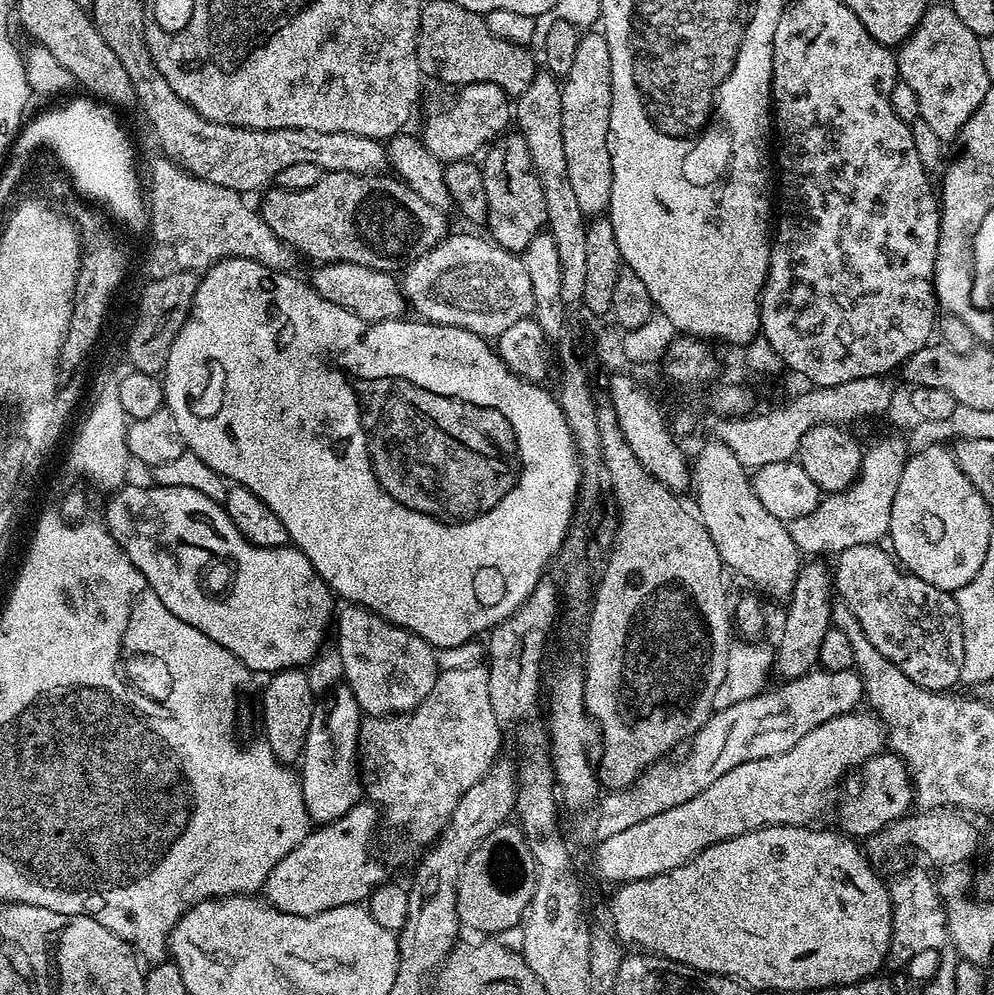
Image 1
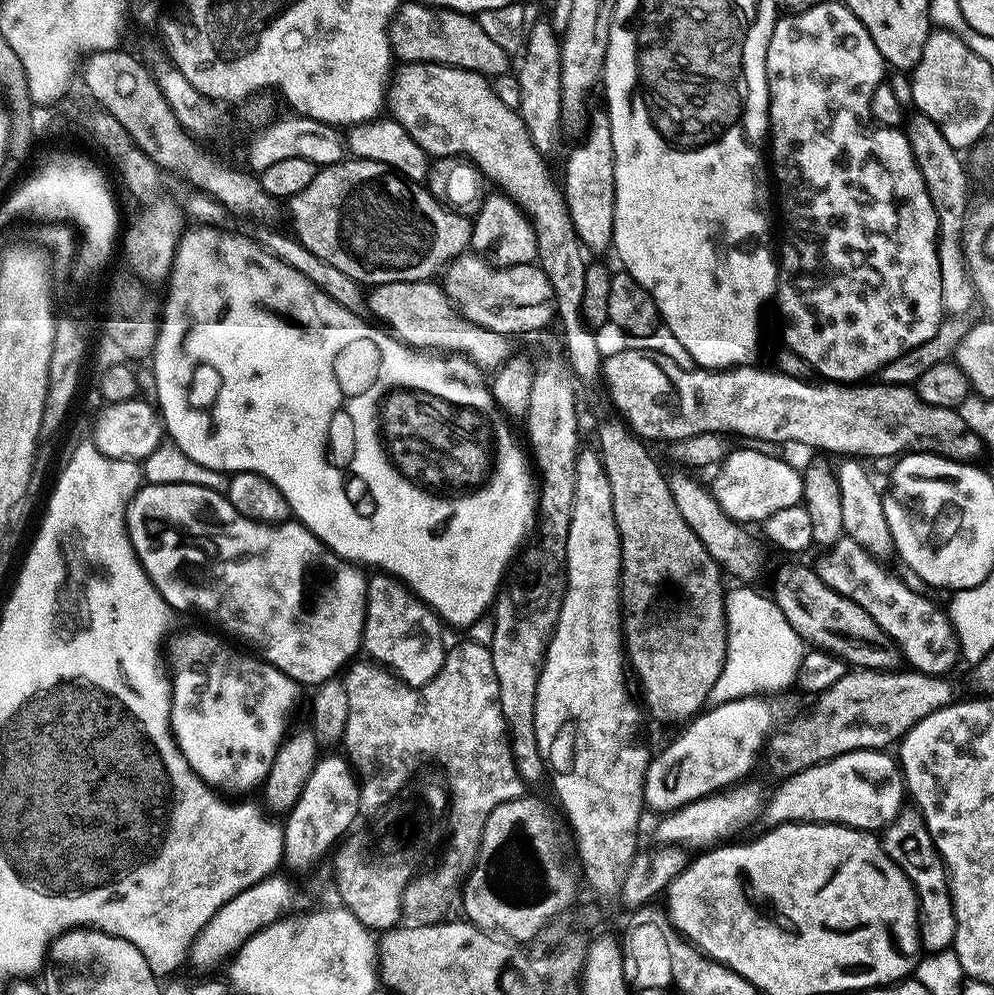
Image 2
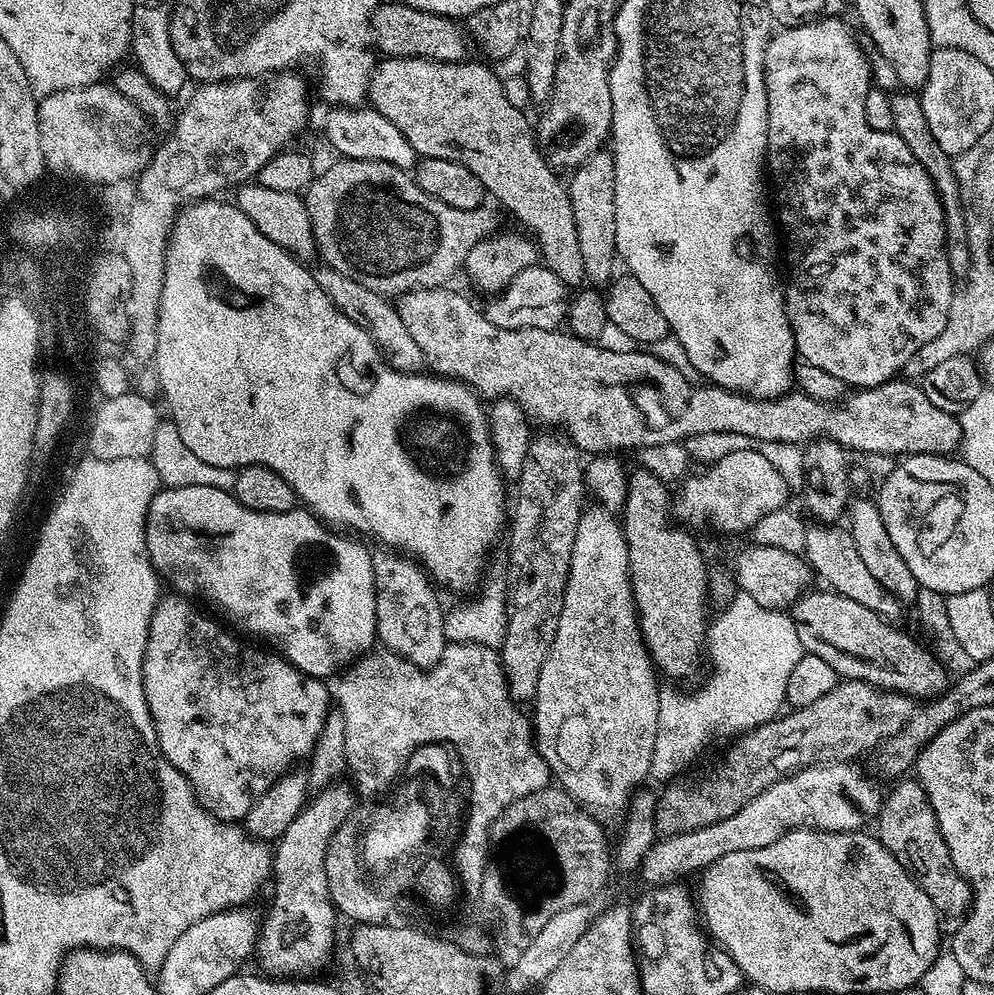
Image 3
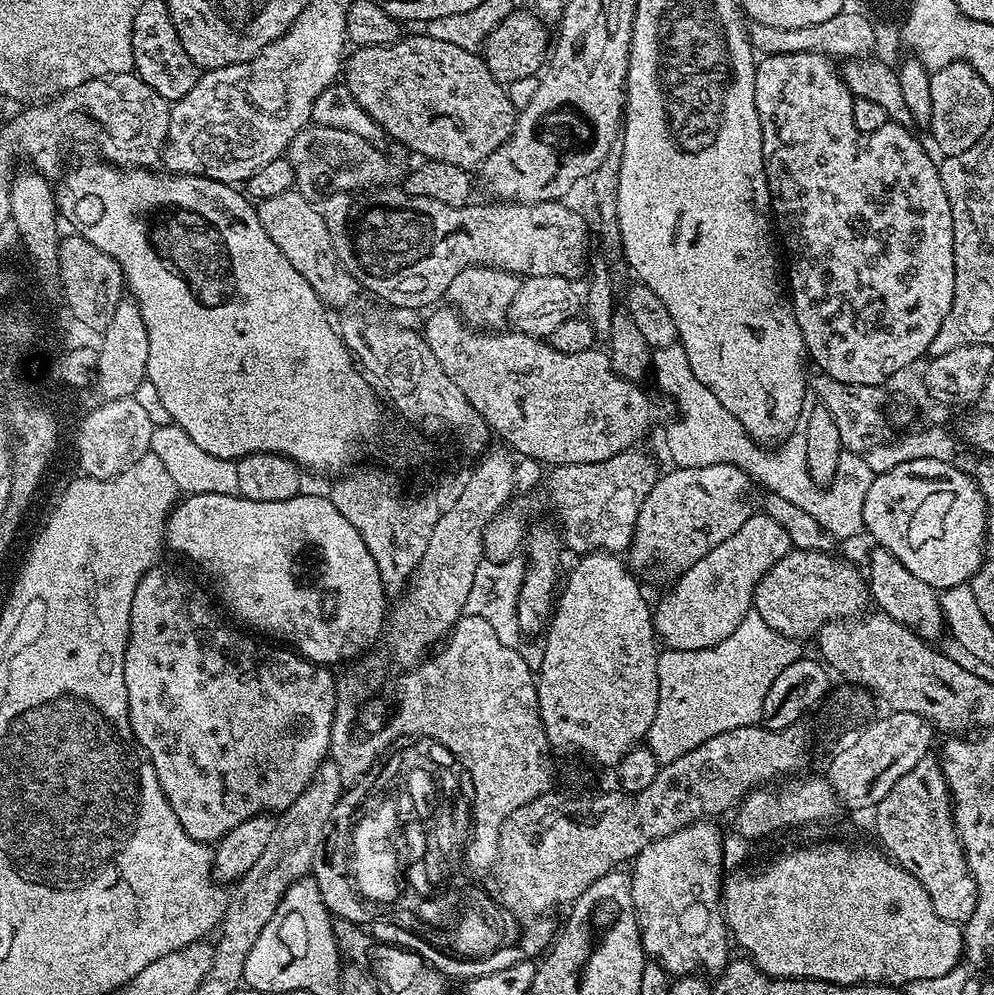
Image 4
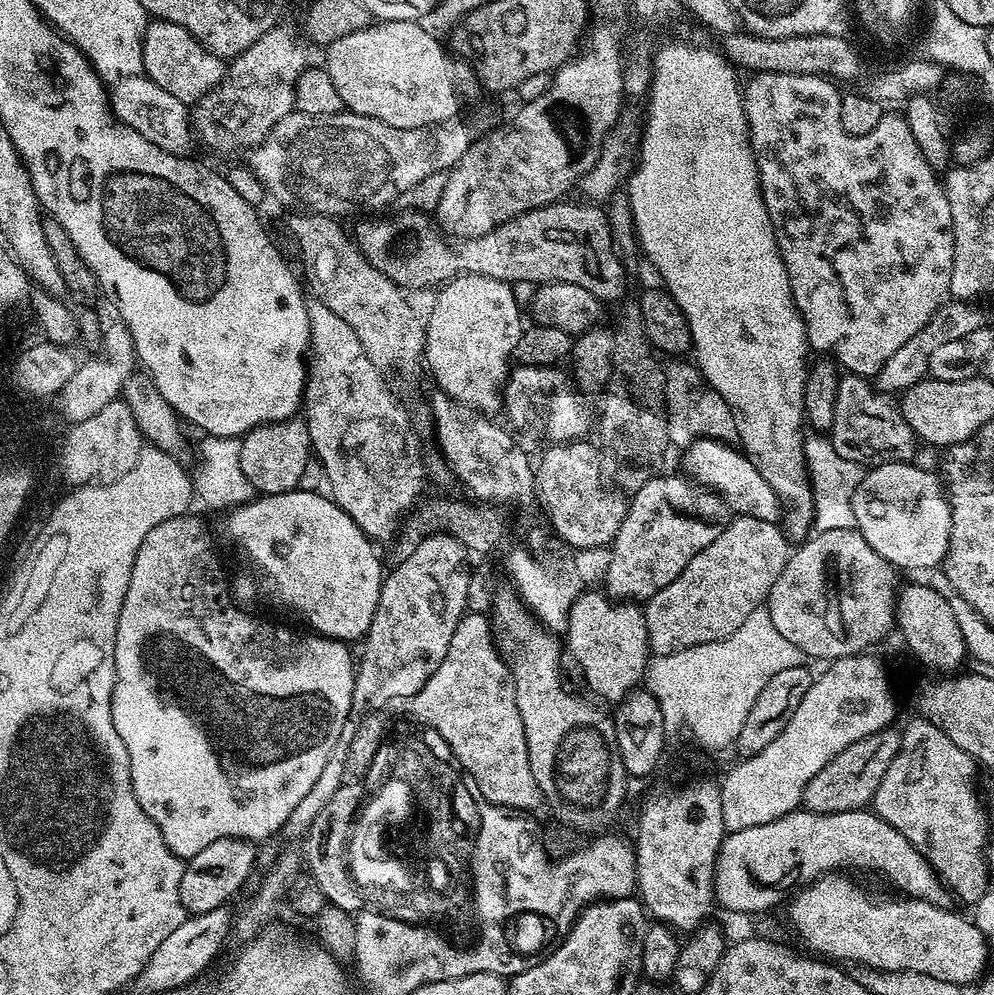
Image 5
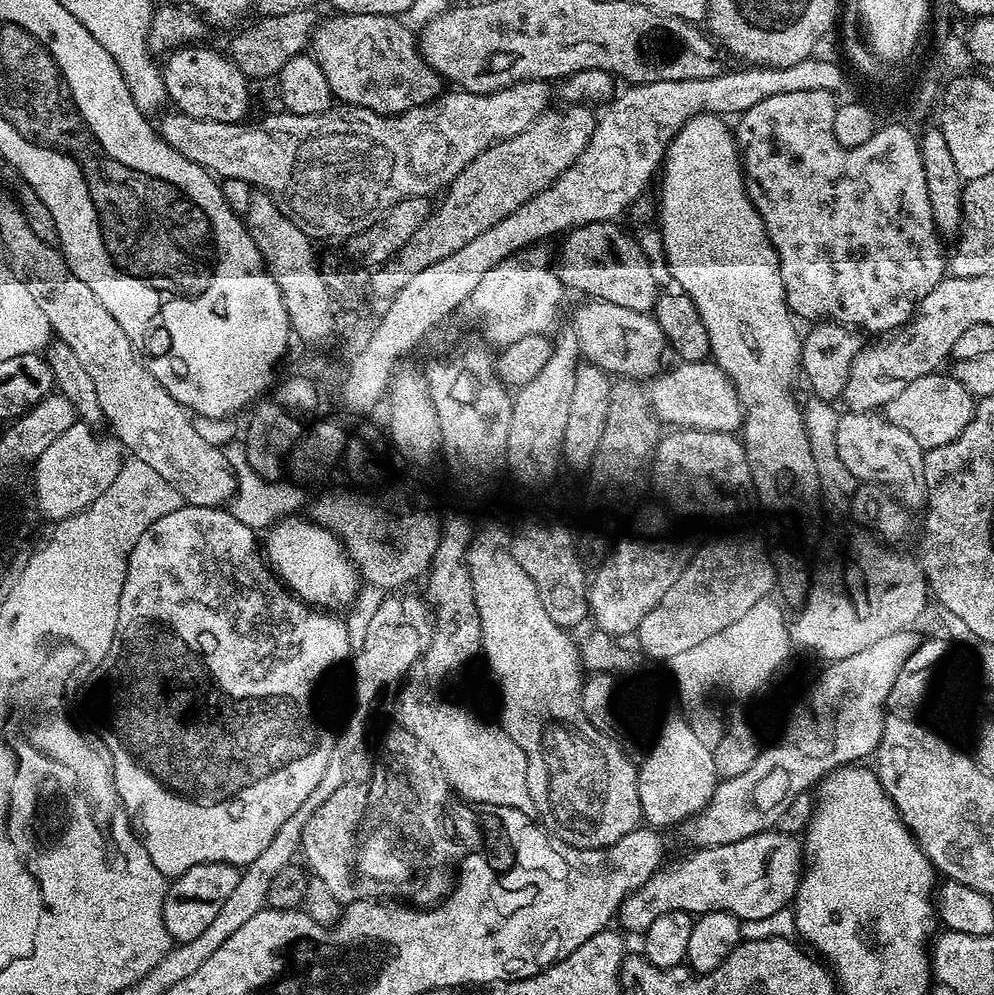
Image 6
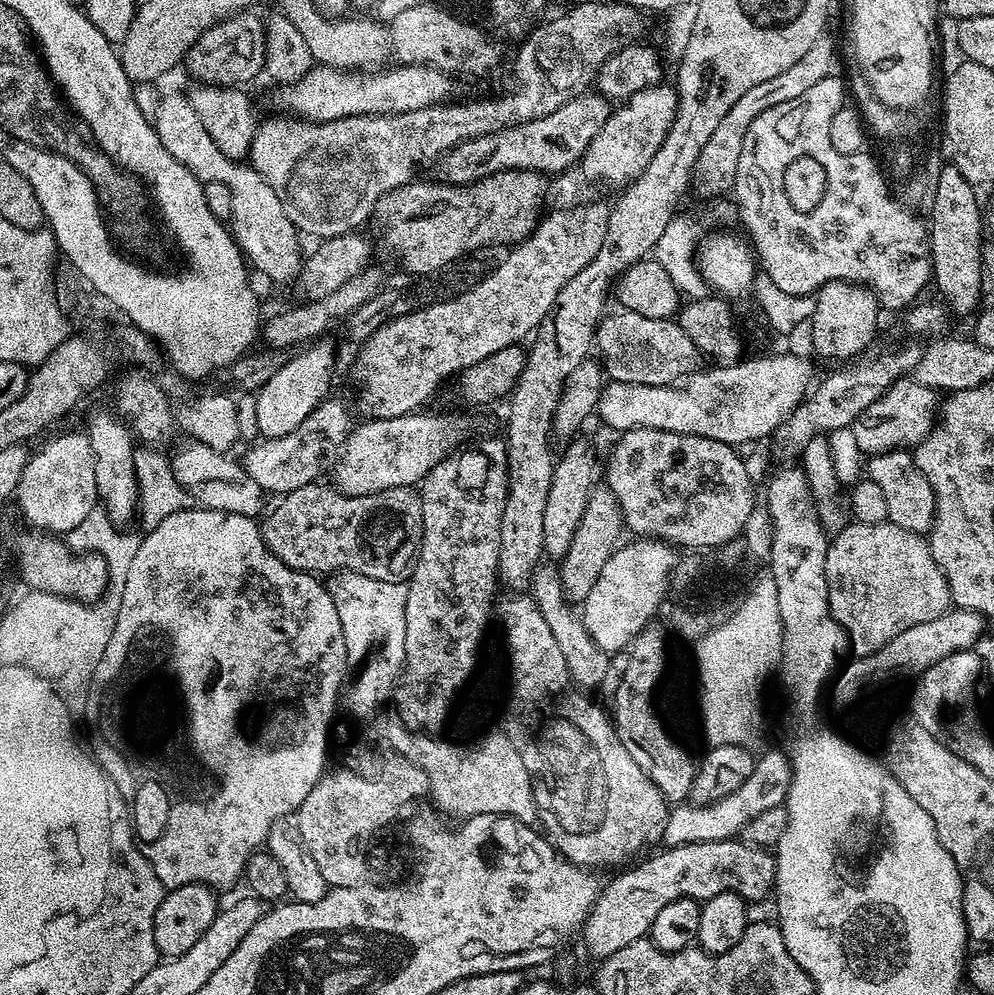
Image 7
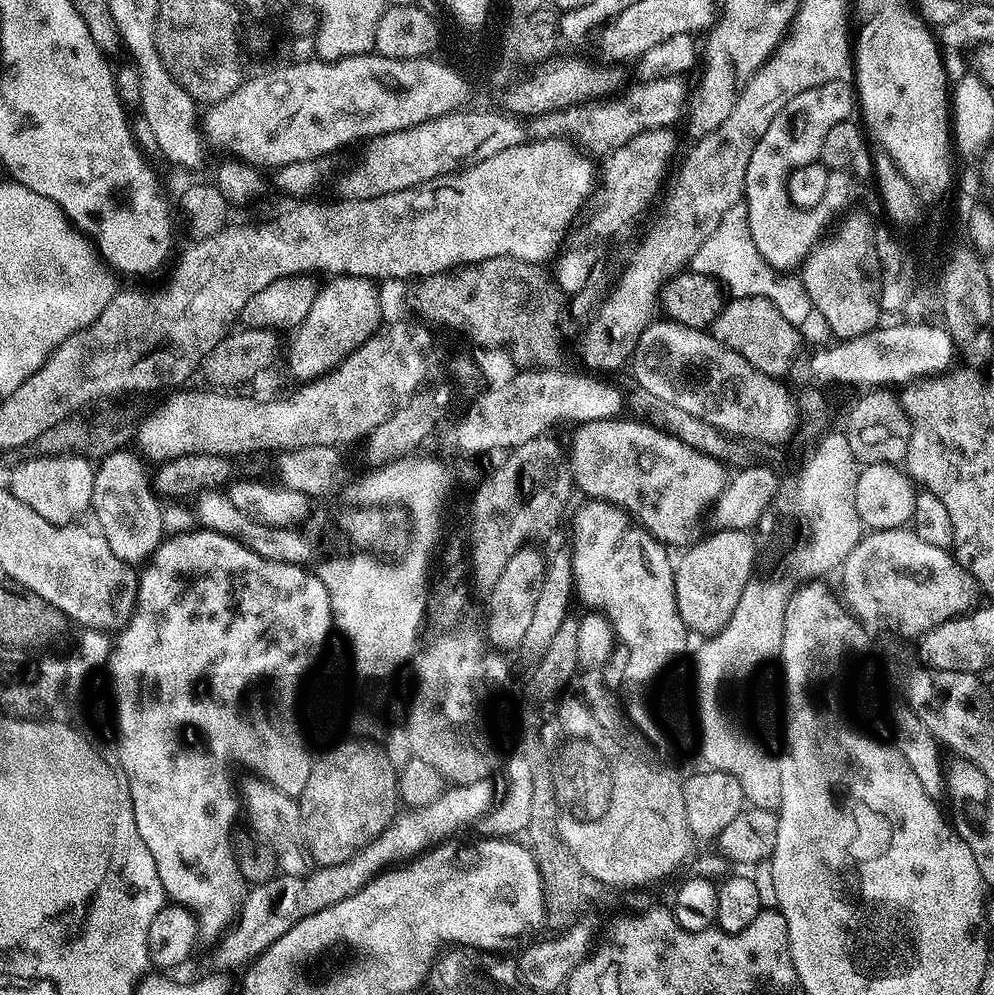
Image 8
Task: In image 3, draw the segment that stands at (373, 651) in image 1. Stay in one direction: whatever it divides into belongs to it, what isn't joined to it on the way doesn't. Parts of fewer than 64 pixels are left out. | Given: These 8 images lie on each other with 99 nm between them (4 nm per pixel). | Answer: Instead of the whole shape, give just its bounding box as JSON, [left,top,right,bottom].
[372,550,446,668]

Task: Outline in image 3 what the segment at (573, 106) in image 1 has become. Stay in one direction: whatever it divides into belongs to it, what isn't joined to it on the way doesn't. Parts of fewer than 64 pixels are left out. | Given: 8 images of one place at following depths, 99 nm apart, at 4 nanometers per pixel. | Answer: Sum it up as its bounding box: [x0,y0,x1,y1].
[566,150,618,286]

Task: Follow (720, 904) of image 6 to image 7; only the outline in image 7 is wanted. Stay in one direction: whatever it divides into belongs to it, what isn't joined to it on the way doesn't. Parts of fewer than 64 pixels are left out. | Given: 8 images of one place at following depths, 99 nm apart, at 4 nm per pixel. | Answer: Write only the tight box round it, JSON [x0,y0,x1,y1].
[582,839,776,961]

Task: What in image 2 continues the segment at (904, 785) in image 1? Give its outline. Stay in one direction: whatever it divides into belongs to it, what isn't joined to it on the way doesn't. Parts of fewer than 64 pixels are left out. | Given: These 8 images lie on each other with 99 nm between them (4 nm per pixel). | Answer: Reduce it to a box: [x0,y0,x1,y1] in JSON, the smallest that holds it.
[767,748,906,833]

